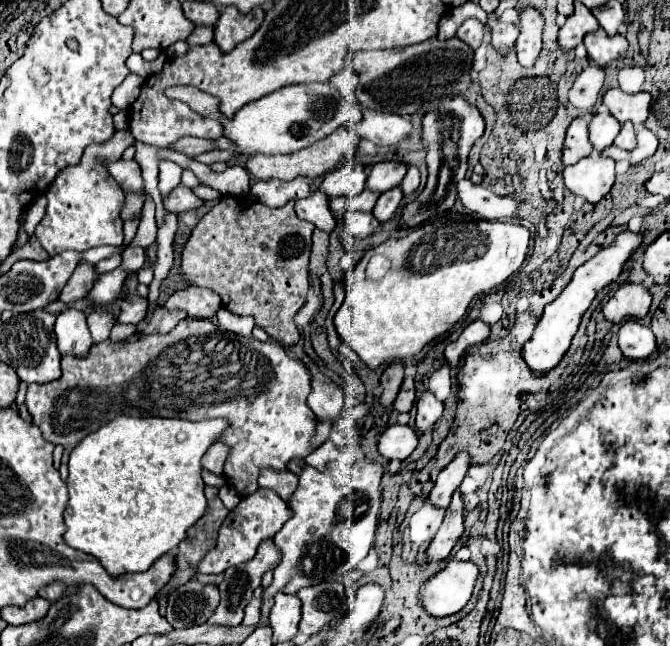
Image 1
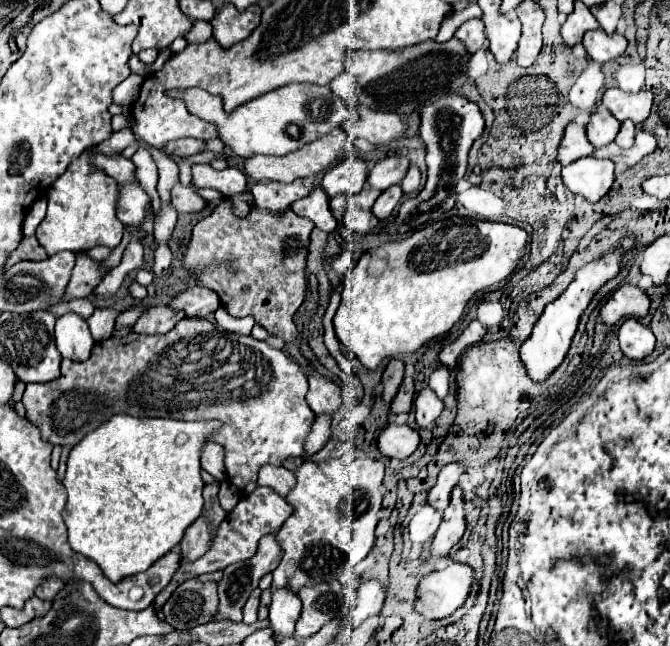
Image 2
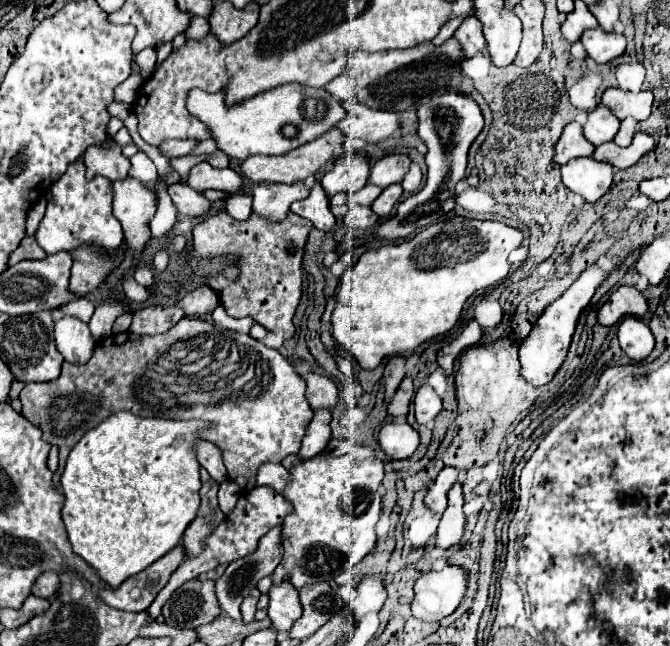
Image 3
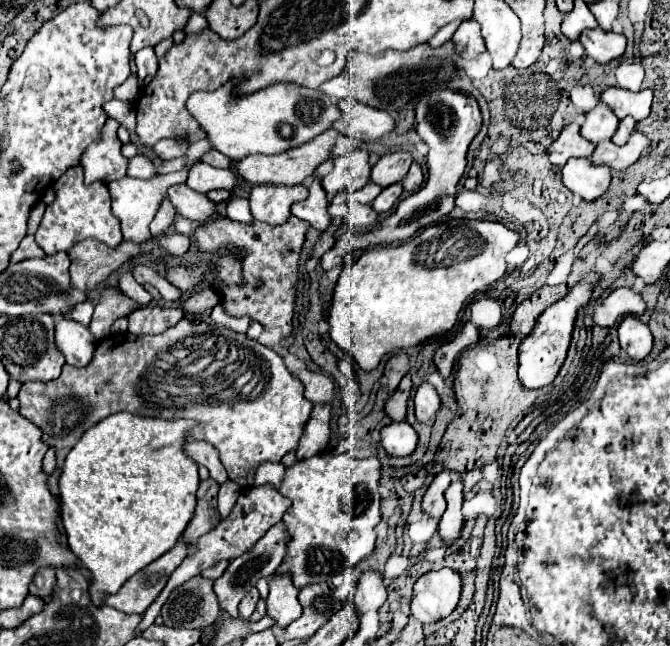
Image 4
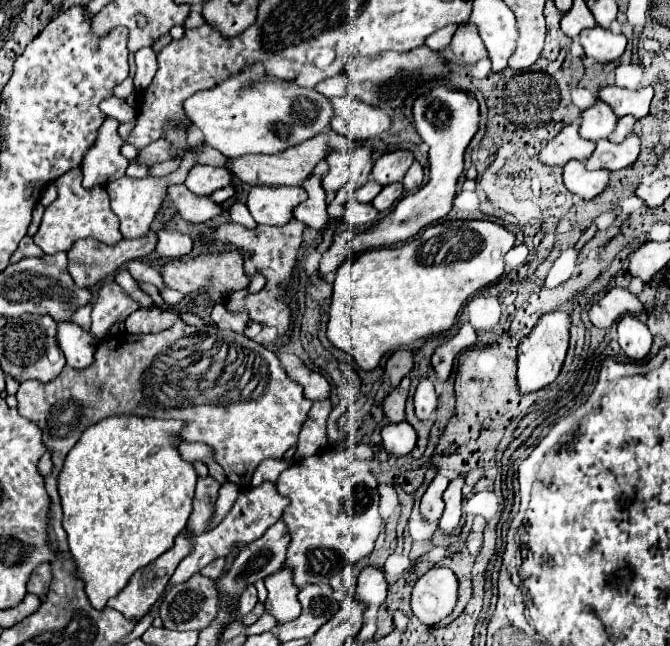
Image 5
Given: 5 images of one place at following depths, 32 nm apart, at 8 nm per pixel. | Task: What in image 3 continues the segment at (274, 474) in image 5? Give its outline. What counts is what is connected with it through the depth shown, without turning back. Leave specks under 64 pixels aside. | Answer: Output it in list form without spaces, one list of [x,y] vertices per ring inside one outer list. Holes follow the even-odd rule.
[[[262,464],[258,468],[256,484],[272,486],[276,492],[282,492],[288,482],[288,470],[282,464]]]

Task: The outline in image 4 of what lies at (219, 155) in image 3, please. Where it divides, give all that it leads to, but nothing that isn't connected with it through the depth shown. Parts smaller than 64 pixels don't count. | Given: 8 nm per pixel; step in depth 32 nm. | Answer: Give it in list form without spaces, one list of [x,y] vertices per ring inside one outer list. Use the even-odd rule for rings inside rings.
[[[210,148],[200,160],[206,162],[206,164],[210,164],[210,166],[214,166],[214,168],[228,168],[230,166],[230,158],[224,156],[222,152],[214,150],[214,148]]]

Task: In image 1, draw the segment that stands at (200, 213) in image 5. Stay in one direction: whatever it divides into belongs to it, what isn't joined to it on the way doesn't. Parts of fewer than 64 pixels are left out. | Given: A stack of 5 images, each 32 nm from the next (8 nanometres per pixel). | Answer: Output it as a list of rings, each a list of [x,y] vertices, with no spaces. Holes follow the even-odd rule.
[[[178,184],[178,186],[170,192],[170,196],[164,198],[164,206],[166,206],[170,212],[176,212],[176,214],[188,212],[188,210],[196,210],[196,208],[200,208],[202,204],[204,204],[204,200],[200,200],[190,188],[186,188],[186,186],[182,186],[182,184]]]

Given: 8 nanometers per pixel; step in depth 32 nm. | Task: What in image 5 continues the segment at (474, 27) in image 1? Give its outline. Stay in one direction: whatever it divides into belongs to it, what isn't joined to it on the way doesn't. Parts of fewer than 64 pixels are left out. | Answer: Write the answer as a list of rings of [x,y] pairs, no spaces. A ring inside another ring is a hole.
[[[468,24],[458,26],[450,46],[460,64],[476,64],[478,60],[488,56],[484,44],[480,42],[480,36],[476,34],[476,28],[474,26],[470,28]]]

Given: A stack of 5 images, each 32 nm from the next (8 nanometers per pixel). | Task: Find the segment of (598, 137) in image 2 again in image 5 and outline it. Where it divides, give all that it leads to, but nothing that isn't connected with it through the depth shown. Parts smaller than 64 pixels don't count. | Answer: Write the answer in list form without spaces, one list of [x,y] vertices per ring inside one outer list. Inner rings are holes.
[[[598,100],[594,106],[582,112],[582,124],[580,124],[580,136],[592,142],[598,142],[600,138],[608,138],[608,134],[616,128],[616,114],[608,104]]]

